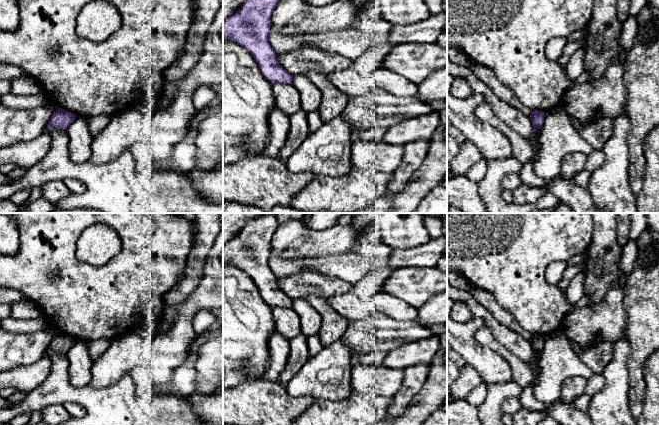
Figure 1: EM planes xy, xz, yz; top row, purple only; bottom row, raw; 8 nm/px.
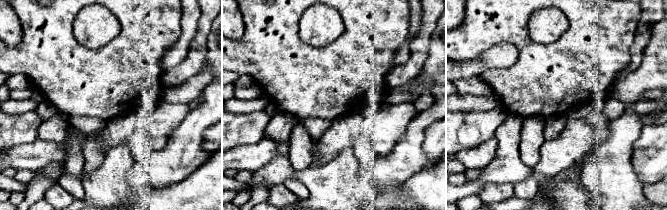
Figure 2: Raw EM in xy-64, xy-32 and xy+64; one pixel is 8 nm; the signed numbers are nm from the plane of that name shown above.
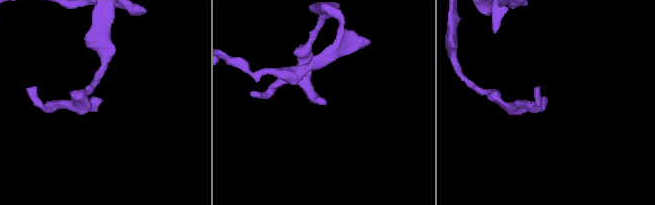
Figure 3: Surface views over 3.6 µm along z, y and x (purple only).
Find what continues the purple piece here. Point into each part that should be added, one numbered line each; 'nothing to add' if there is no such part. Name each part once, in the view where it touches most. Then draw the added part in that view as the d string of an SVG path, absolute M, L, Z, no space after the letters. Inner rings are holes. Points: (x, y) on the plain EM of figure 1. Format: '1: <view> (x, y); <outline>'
nothing to add

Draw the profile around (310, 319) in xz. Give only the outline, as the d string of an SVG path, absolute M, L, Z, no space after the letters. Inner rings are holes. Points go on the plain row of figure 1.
M304 298L293 300L292 308L299 315L301 334L318 335L322 325L320 313Z

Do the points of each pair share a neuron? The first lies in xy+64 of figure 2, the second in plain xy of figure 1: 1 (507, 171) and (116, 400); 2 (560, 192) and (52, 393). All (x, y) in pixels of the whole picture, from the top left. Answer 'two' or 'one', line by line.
1: one
2: one

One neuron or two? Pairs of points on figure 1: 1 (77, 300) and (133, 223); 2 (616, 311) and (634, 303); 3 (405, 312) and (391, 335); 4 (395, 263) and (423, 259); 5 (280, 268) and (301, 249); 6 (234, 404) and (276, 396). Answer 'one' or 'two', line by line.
1: one
2: two
3: two
4: one
5: two
6: one

